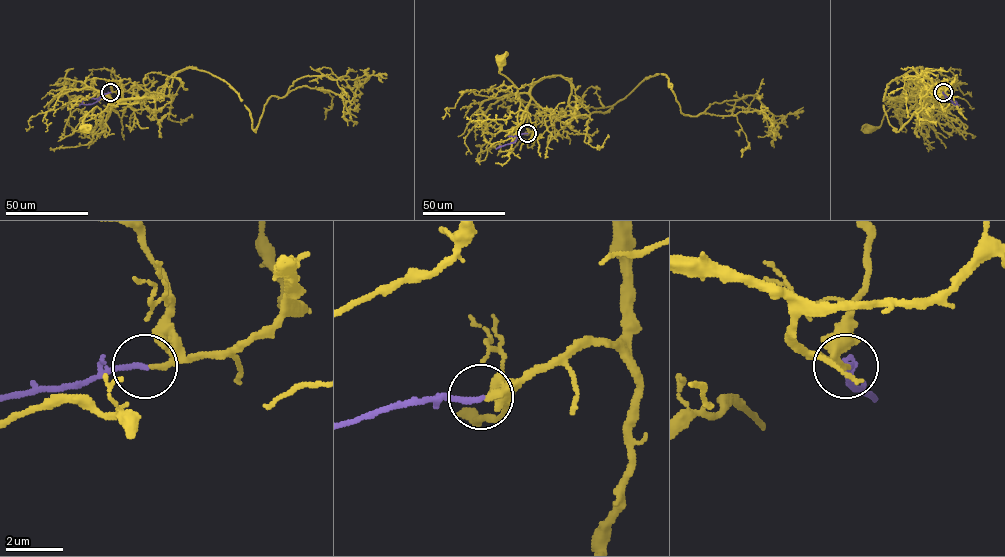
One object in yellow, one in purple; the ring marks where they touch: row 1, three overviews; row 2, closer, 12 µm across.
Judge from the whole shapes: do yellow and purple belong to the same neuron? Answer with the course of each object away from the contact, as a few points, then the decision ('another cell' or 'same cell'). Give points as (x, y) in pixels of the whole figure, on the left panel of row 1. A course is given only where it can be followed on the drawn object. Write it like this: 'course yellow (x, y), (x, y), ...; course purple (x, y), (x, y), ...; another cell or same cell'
course yellow (111, 92), (119, 86), (123, 98), (109, 111), (104, 126), (95, 106), (83, 121), (84, 129); course purple (110, 92), (102, 94), (93, 103), (79, 106); same cell

